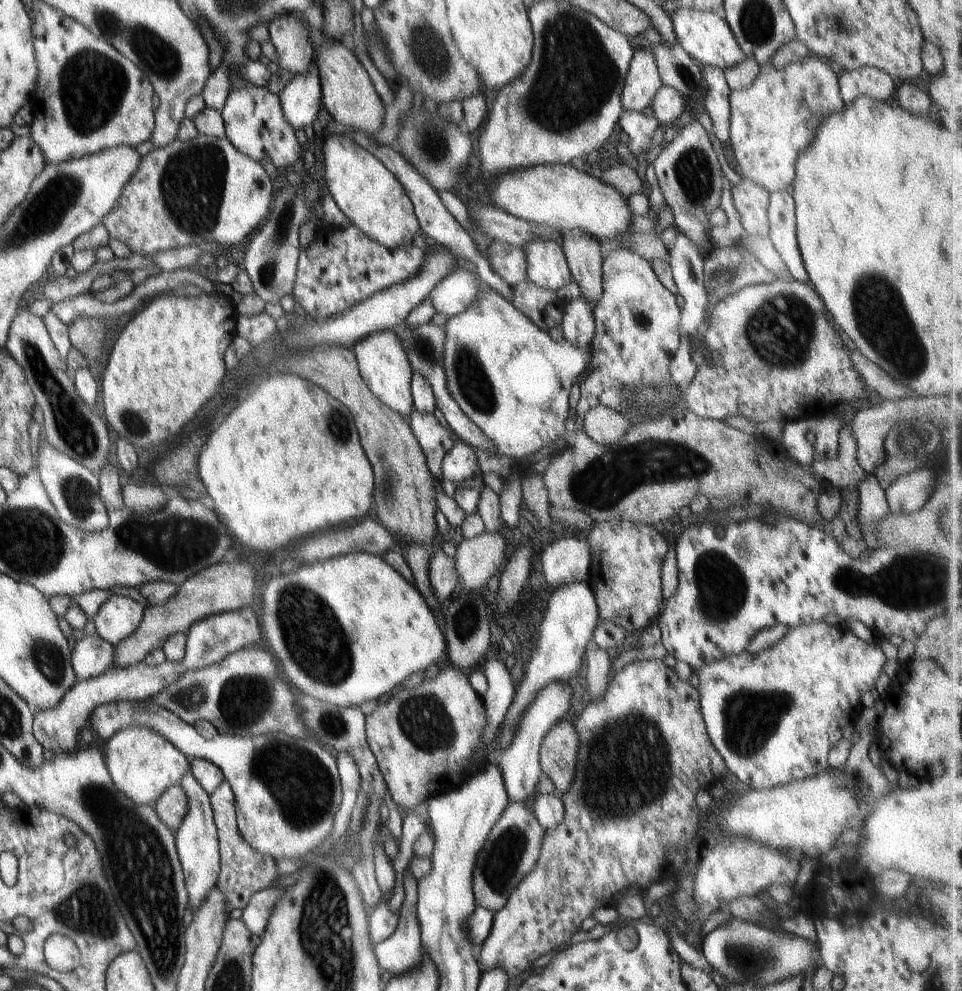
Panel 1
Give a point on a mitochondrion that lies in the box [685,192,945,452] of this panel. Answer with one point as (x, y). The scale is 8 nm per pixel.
(877, 307)

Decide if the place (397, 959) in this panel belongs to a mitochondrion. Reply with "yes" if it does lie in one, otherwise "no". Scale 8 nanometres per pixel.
no

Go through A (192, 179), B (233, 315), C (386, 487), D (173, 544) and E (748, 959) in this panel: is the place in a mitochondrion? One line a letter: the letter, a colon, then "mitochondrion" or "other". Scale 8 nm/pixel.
A: mitochondrion
B: other
C: mitochondrion
D: mitochondrion
E: mitochondrion

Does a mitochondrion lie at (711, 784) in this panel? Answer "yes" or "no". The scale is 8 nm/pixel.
no

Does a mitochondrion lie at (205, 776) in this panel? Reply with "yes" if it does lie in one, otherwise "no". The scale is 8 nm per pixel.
no

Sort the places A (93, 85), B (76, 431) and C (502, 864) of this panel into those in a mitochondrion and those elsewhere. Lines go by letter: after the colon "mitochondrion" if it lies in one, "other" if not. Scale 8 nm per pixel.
A: mitochondrion
B: mitochondrion
C: mitochondrion

